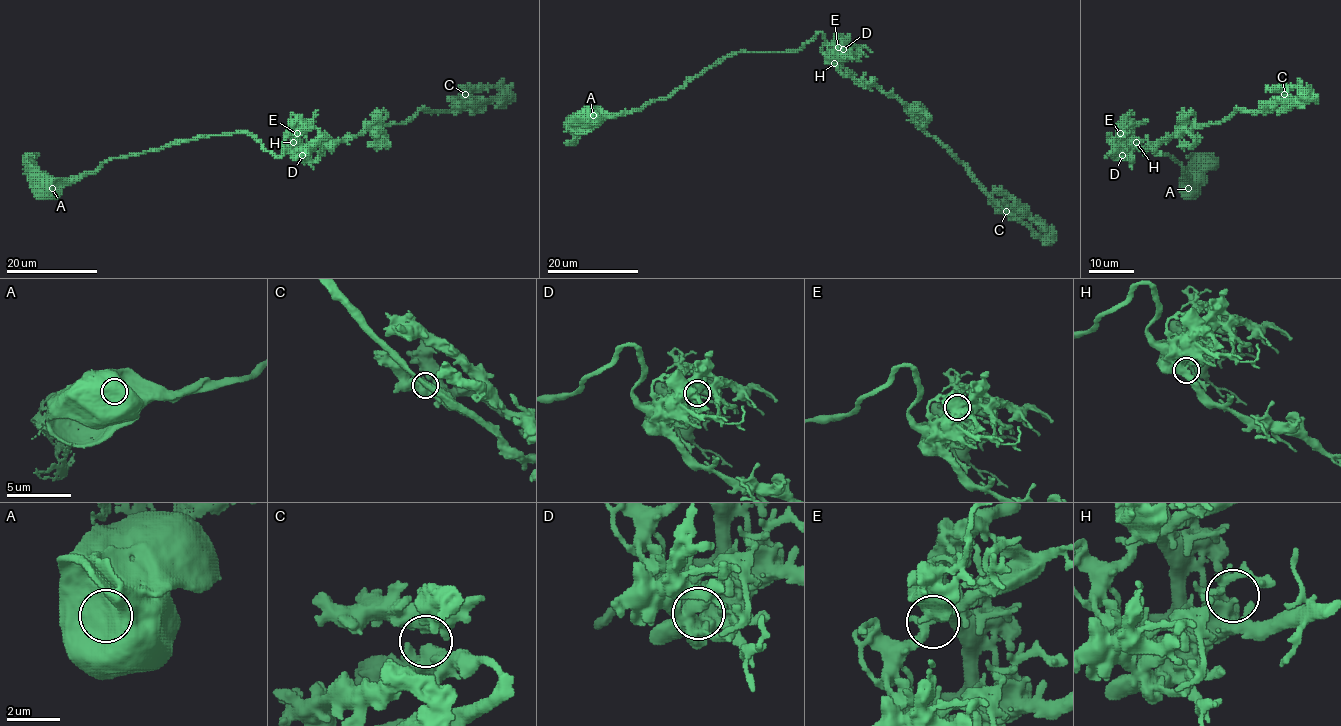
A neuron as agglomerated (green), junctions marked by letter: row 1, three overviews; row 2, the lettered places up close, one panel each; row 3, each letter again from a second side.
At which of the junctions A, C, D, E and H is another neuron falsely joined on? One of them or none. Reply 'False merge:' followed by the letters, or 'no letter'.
False merge: no letter

